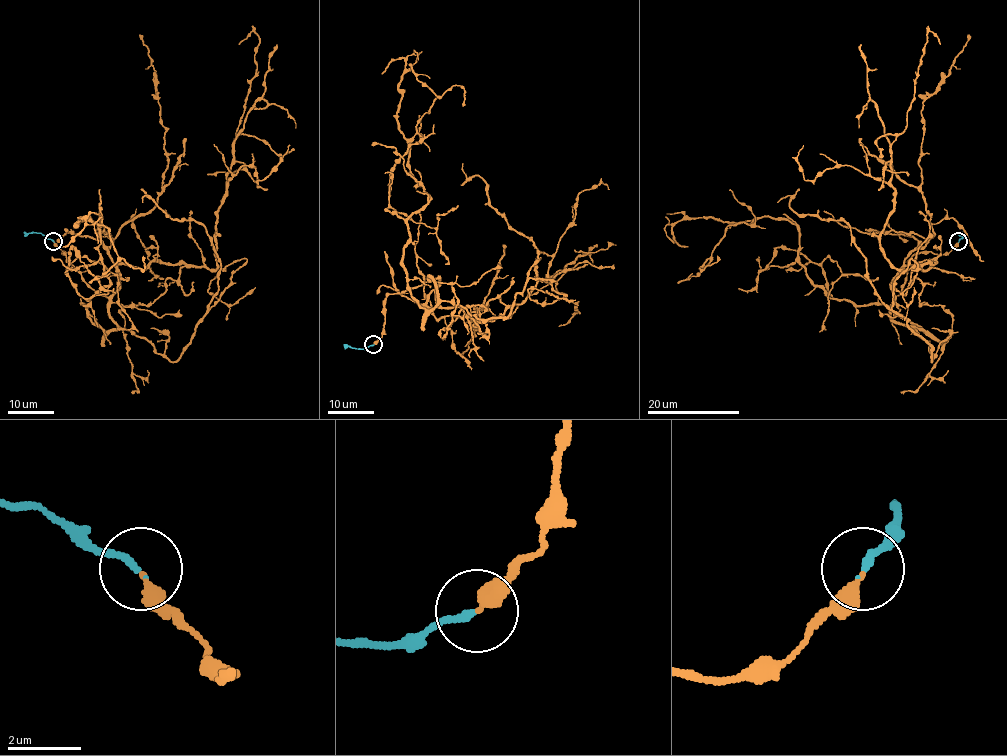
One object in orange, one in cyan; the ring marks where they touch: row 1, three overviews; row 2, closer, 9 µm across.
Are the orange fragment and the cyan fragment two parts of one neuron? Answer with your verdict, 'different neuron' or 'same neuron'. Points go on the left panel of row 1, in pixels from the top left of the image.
same neuron

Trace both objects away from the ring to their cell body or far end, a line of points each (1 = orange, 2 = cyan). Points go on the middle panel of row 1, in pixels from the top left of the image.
1: (373, 345), (389, 294), (439, 278), (441, 307), (489, 322), (520, 304), (535, 266), (577, 304), (558, 326)
2: (373, 345), (352, 348), (343, 344)

